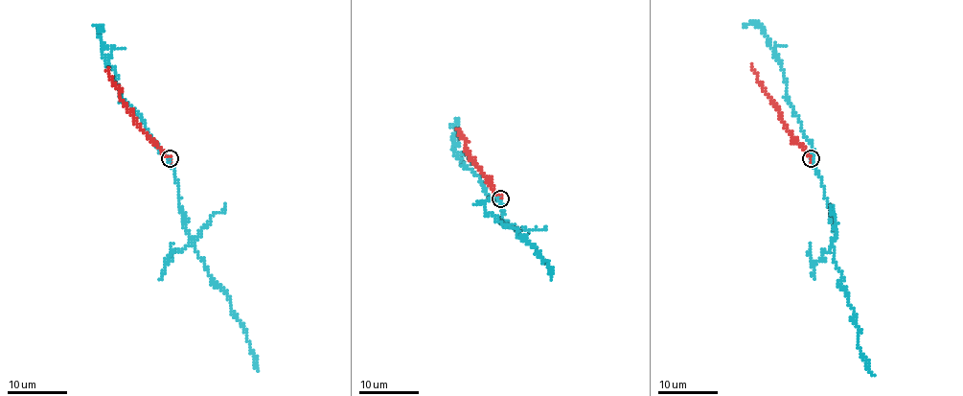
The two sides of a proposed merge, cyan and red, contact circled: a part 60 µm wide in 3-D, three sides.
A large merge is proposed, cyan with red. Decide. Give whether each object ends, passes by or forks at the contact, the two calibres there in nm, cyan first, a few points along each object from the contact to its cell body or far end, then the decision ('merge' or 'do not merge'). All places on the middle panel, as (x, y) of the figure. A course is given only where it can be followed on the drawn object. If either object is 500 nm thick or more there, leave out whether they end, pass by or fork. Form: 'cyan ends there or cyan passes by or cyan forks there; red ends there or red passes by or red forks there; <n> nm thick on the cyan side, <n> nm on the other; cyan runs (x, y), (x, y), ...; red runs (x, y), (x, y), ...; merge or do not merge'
cyan passes by; red ends there; 180 nm thick on the cyan side, 240 nm on the other; cyan runs (499, 198), (505, 226), (516, 230), (520, 239), (535, 246), (536, 255), (546, 260), (551, 268), (552, 279); red runs (500, 198), (470, 156), (459, 129); do not merge

